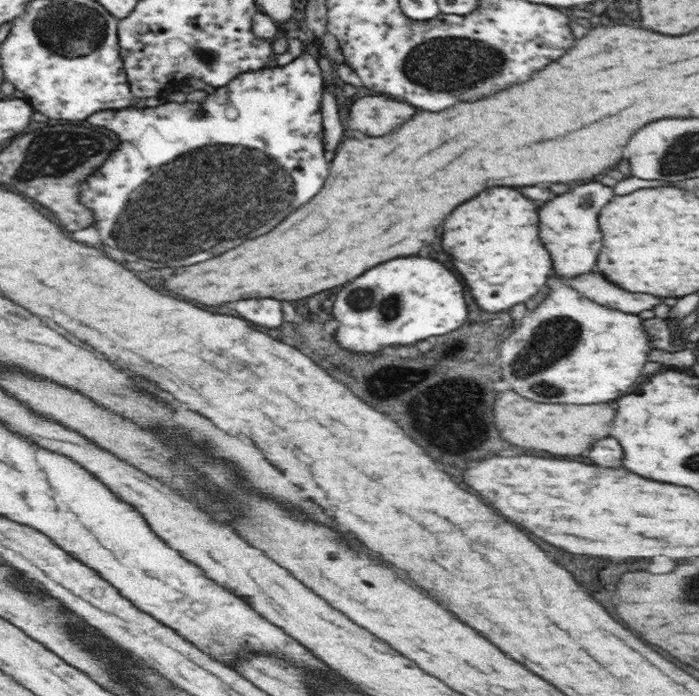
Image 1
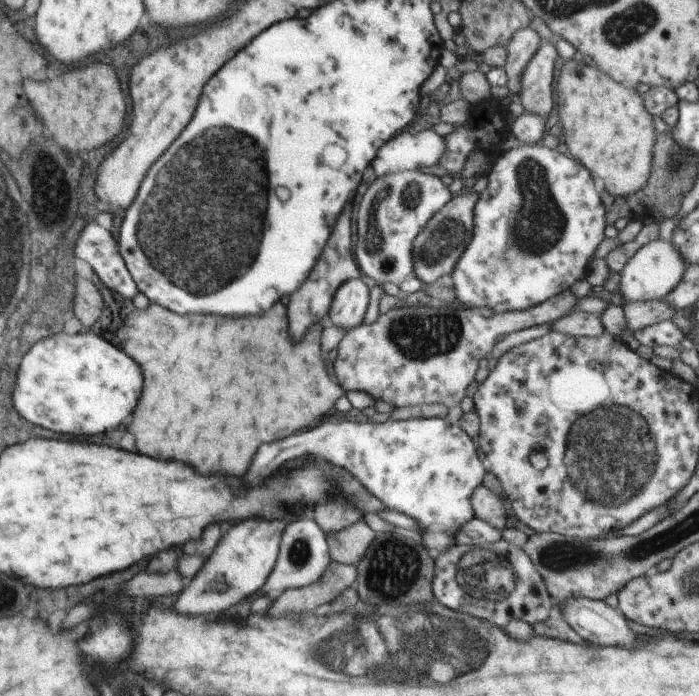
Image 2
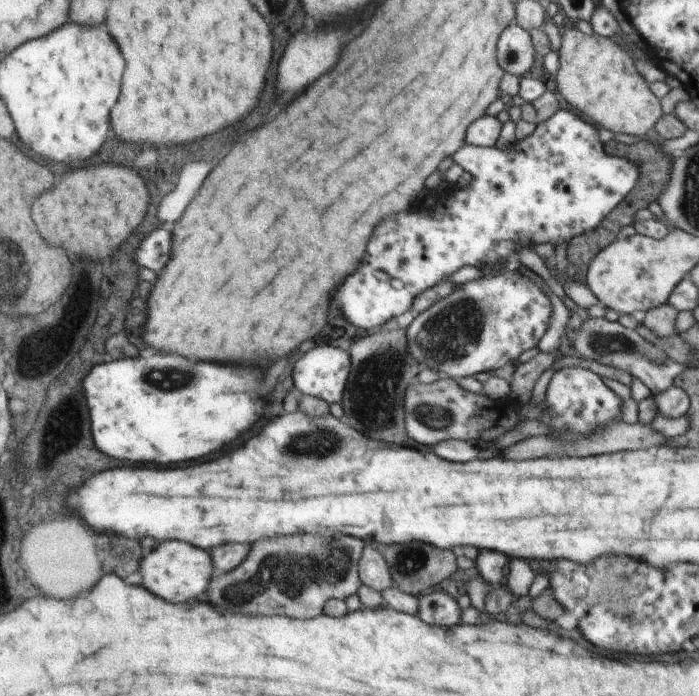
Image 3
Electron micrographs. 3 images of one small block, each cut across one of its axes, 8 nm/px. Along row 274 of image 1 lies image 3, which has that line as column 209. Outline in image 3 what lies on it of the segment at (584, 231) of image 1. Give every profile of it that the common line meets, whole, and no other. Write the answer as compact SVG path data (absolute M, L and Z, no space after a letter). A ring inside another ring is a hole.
M170 540L162 542L148 556L140 560L140 584L152 594L166 598L168 602L186 602L196 594L202 594L212 578L212 560L206 550L194 548L192 544Z

